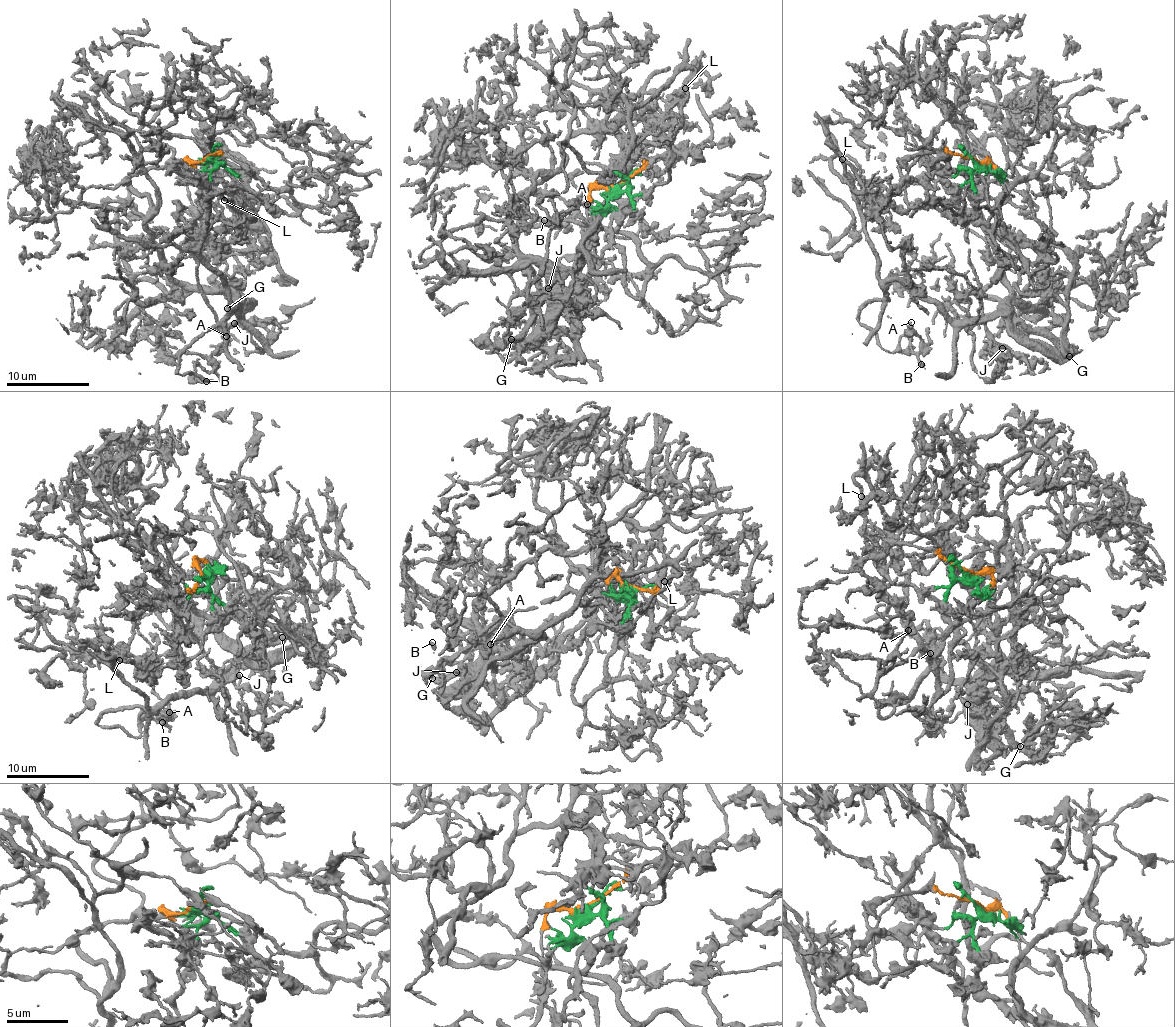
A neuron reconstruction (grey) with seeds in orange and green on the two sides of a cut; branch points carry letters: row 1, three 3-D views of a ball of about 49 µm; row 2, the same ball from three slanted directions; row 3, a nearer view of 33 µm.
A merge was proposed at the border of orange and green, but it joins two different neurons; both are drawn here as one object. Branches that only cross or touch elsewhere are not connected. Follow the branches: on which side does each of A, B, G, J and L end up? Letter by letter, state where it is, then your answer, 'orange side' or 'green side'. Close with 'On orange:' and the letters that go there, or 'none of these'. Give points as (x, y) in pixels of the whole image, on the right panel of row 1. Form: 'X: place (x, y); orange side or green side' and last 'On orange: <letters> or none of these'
A: place (911, 322); green side
B: place (921, 364); green side
G: place (1069, 356); green side
J: place (1002, 348); green side
L: place (842, 159); green side
On orange: none of these

